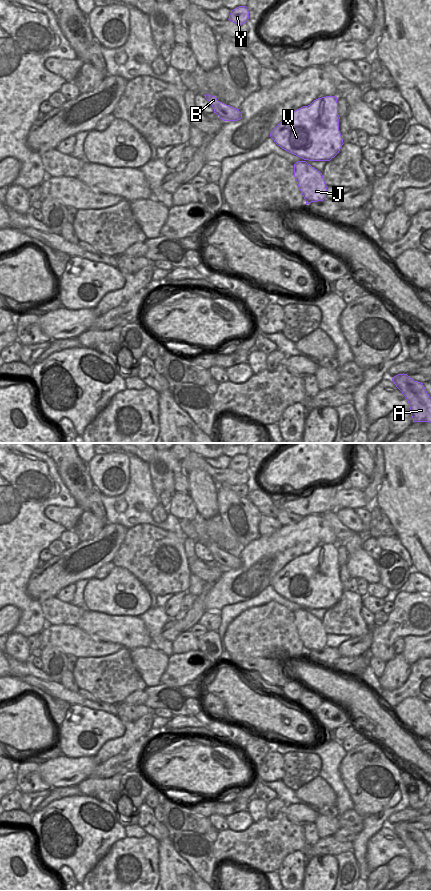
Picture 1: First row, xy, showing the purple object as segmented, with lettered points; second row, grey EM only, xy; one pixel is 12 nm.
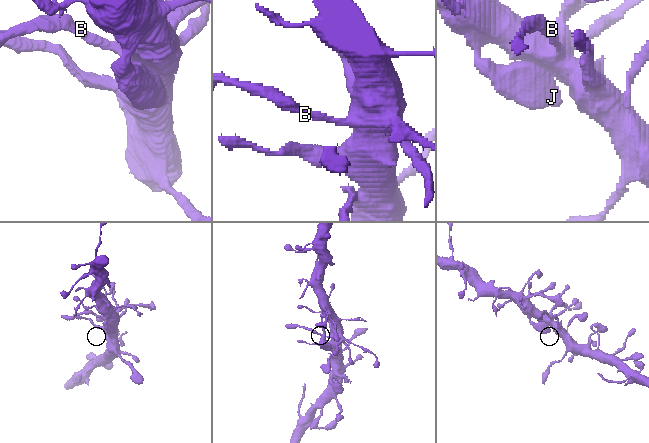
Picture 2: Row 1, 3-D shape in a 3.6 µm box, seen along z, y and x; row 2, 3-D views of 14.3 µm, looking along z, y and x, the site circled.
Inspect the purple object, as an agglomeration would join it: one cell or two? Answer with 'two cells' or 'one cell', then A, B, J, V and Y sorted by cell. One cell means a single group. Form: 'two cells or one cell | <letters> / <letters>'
one cell | A B J V Y

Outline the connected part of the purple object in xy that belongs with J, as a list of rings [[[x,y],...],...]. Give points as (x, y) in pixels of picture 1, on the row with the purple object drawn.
[[[326,96],[290,113],[270,133],[270,137],[278,146],[303,159],[294,164],[294,177],[306,205],[326,198],[328,186],[322,173],[306,161],[330,161],[339,153],[344,144],[339,131],[339,119],[337,97]]]

